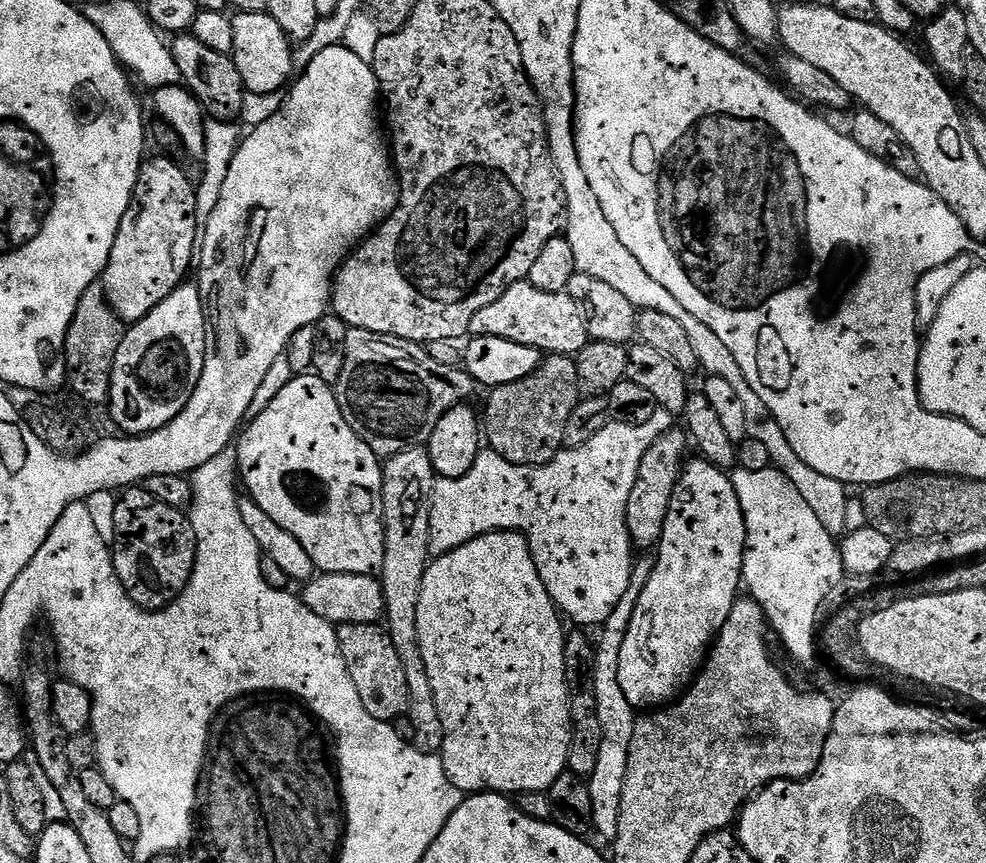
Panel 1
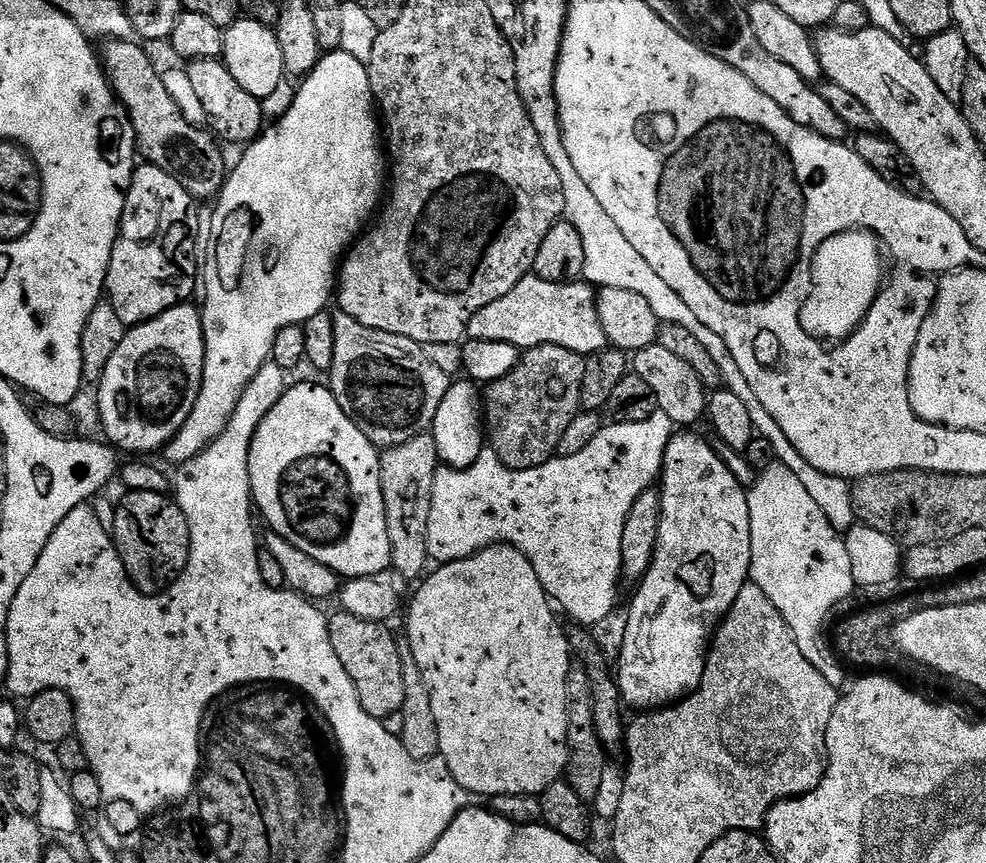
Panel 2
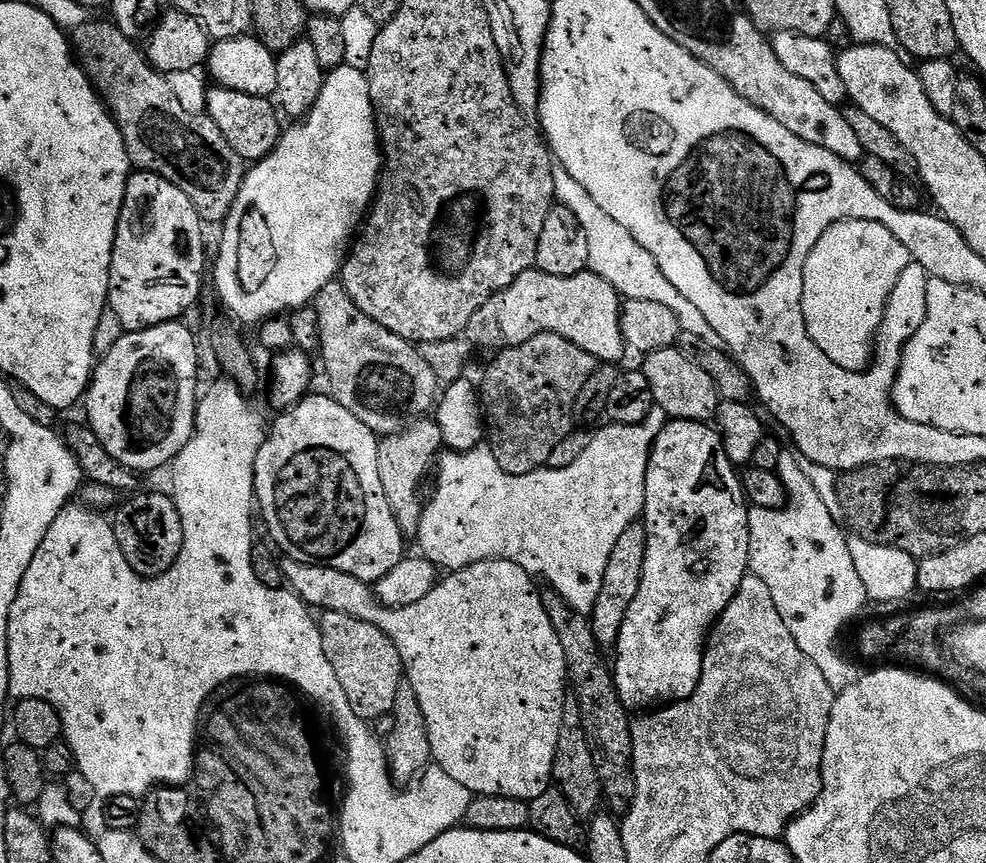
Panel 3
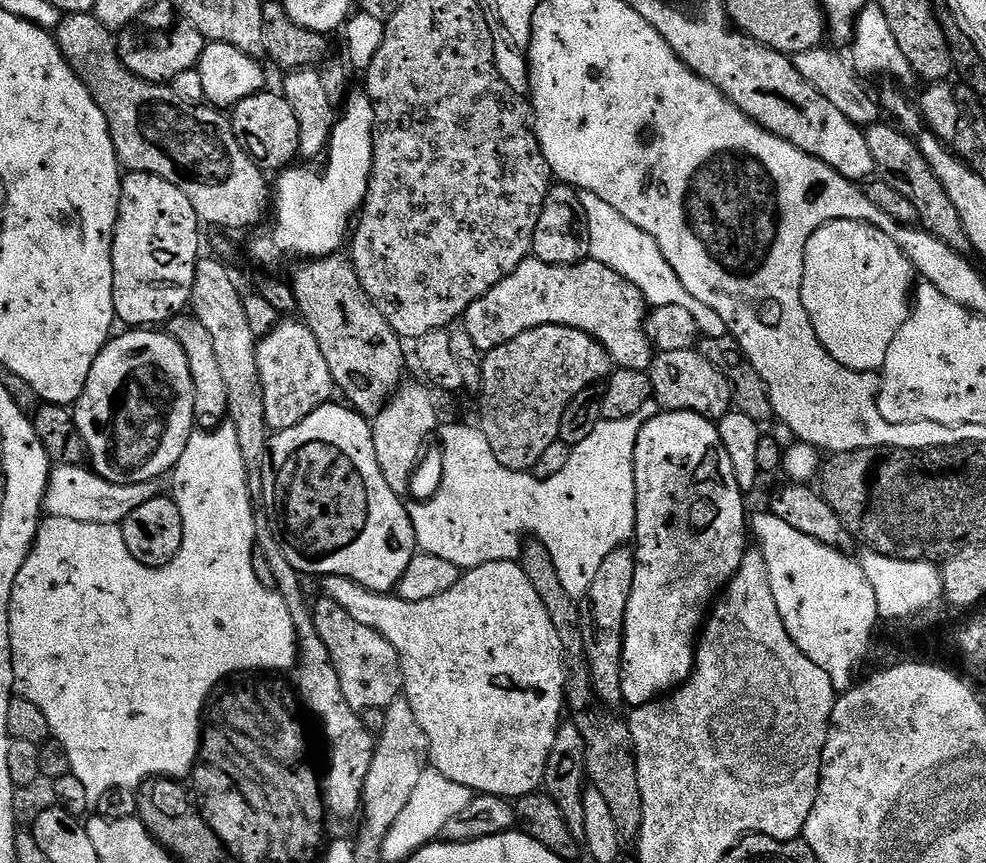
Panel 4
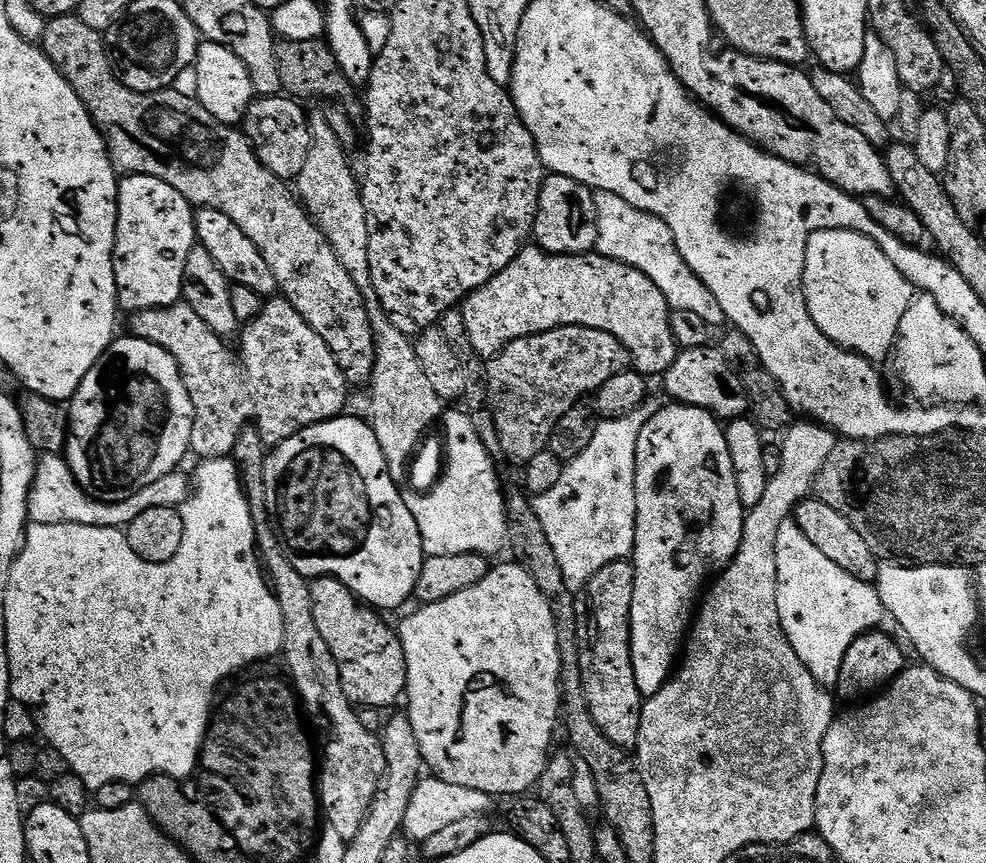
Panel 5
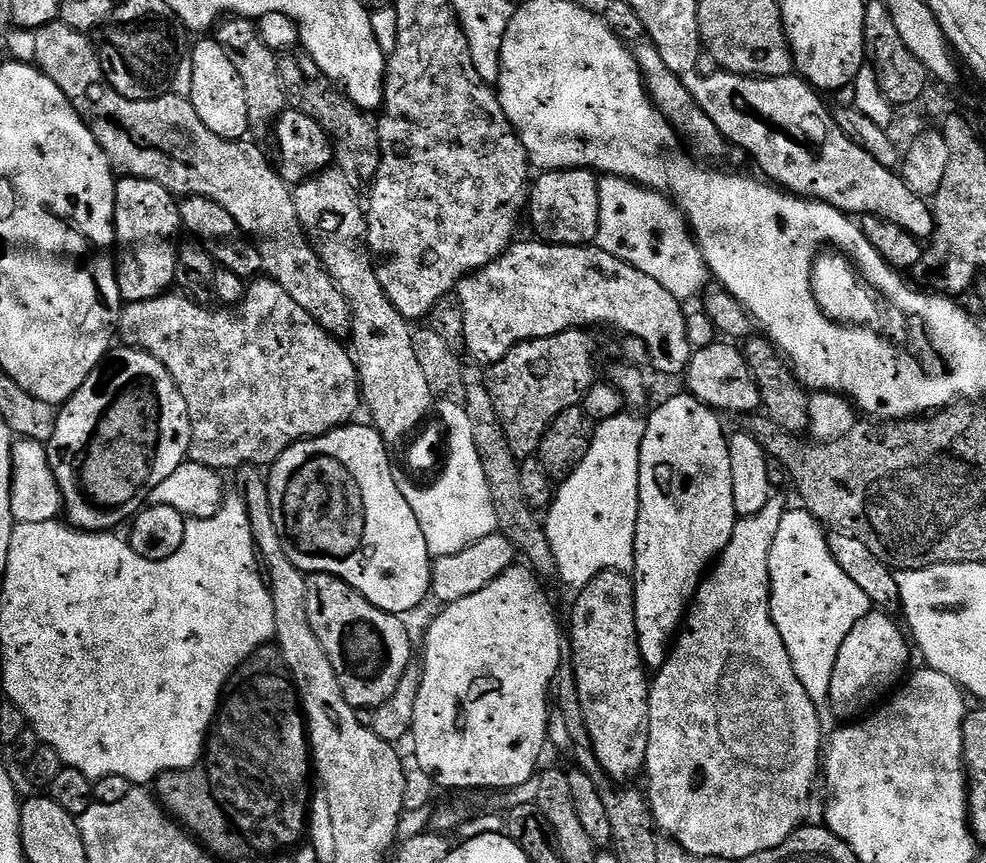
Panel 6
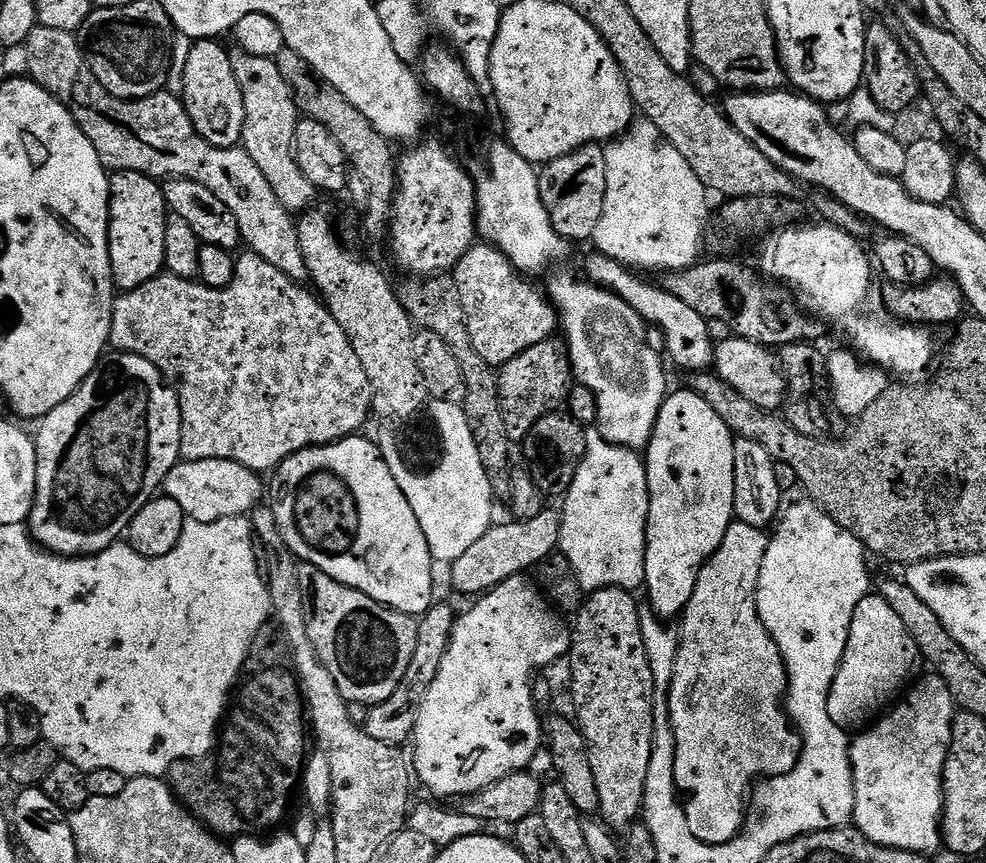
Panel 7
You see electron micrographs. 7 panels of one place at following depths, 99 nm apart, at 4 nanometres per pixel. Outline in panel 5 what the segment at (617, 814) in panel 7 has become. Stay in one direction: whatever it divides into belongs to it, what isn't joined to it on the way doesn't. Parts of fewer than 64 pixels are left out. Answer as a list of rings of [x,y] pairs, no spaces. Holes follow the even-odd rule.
[[[631,559],[610,562],[610,566],[602,566],[602,570],[590,578],[576,602],[580,669],[586,702],[590,706],[590,714],[594,714],[594,722],[598,722],[598,730],[602,730],[610,742],[625,750],[636,747],[646,699],[638,690],[638,682],[634,678],[632,627],[628,621],[635,573]]]

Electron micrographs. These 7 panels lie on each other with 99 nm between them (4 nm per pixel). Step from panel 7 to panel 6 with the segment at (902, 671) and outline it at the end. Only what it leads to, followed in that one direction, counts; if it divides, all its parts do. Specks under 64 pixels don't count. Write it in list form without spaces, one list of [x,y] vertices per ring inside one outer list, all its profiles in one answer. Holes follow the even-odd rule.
[[[873,610],[856,623],[850,634],[846,634],[846,642],[842,642],[842,650],[838,650],[838,662],[834,662],[830,698],[827,703],[834,715],[841,716],[841,721],[848,722],[867,713],[873,706],[879,705],[905,679],[909,671],[910,640],[905,629],[901,625],[900,629],[892,620],[895,619],[889,613]]]

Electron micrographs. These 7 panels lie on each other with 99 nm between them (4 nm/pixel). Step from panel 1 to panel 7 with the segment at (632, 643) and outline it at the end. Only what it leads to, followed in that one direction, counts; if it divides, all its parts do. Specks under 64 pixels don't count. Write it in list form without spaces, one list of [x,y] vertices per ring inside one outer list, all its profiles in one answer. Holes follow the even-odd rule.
[[[691,390],[673,391],[664,400],[646,449],[648,497],[650,510],[646,522],[646,574],[643,587],[648,588],[651,611],[660,618],[679,617],[694,594],[694,582],[702,566],[722,546],[726,530],[736,515],[734,506],[734,446],[732,432],[718,414]]]

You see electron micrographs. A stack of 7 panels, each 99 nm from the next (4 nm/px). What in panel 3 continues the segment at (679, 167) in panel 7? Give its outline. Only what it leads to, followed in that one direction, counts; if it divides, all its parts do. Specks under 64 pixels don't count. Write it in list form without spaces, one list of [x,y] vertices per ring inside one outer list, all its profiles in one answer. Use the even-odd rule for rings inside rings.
[[[559,166],[554,167],[554,190],[559,207],[570,210],[570,214],[578,218],[586,234],[586,246],[590,246],[588,259],[590,271],[606,278],[606,282],[610,282],[610,286],[614,286],[624,300],[658,302],[661,306],[674,310],[674,314],[678,314],[678,322],[684,332],[695,334],[696,337],[702,338],[702,342],[710,342],[710,346],[724,348],[724,340],[718,338],[718,334],[714,334],[714,326],[710,326],[710,322],[706,322],[706,317],[699,312],[698,306],[694,306],[694,302],[689,302],[670,283],[670,278],[662,274],[650,250],[643,248],[634,238],[634,234],[626,230],[626,226],[618,226],[618,222],[614,222],[614,218],[610,218],[610,214],[606,214],[606,210],[602,210],[602,206],[598,206],[598,202],[594,202],[594,198],[586,194],[586,190],[582,190],[582,186],[578,186],[574,178],[570,178],[567,170]]]

